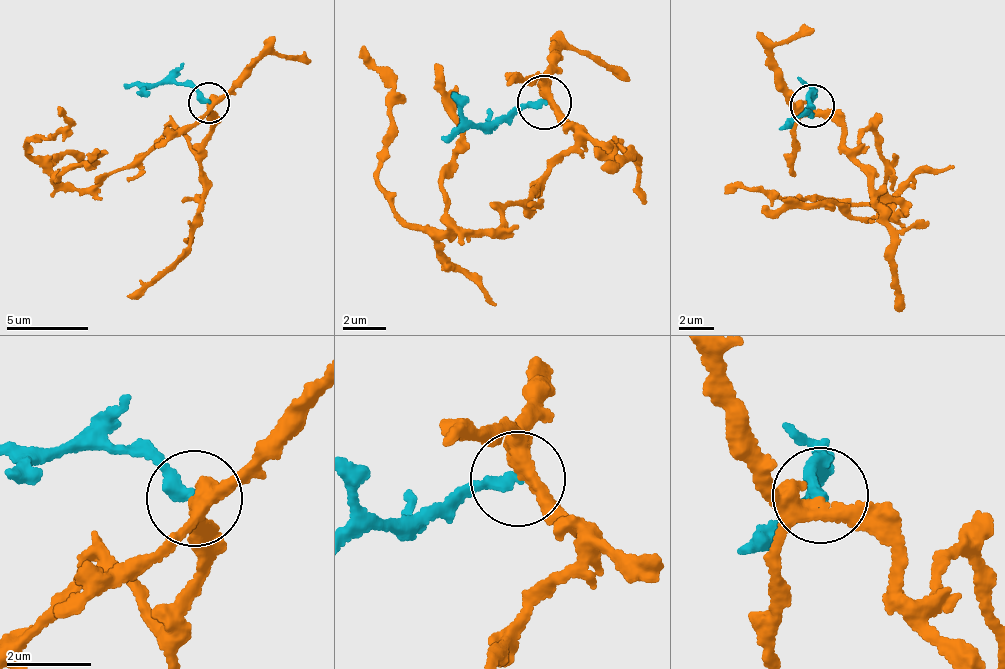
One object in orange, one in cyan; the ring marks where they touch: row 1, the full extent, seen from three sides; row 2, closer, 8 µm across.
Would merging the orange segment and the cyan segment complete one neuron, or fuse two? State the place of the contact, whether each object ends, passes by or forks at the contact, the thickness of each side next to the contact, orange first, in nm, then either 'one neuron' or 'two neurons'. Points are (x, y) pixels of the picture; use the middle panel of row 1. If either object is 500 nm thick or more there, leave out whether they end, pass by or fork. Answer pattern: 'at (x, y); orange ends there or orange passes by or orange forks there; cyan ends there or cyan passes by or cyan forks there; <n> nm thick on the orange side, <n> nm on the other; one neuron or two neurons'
at (544, 102); orange forks there; cyan ends there; 260 nm thick on the orange side, 280 nm on the other; one neuron

